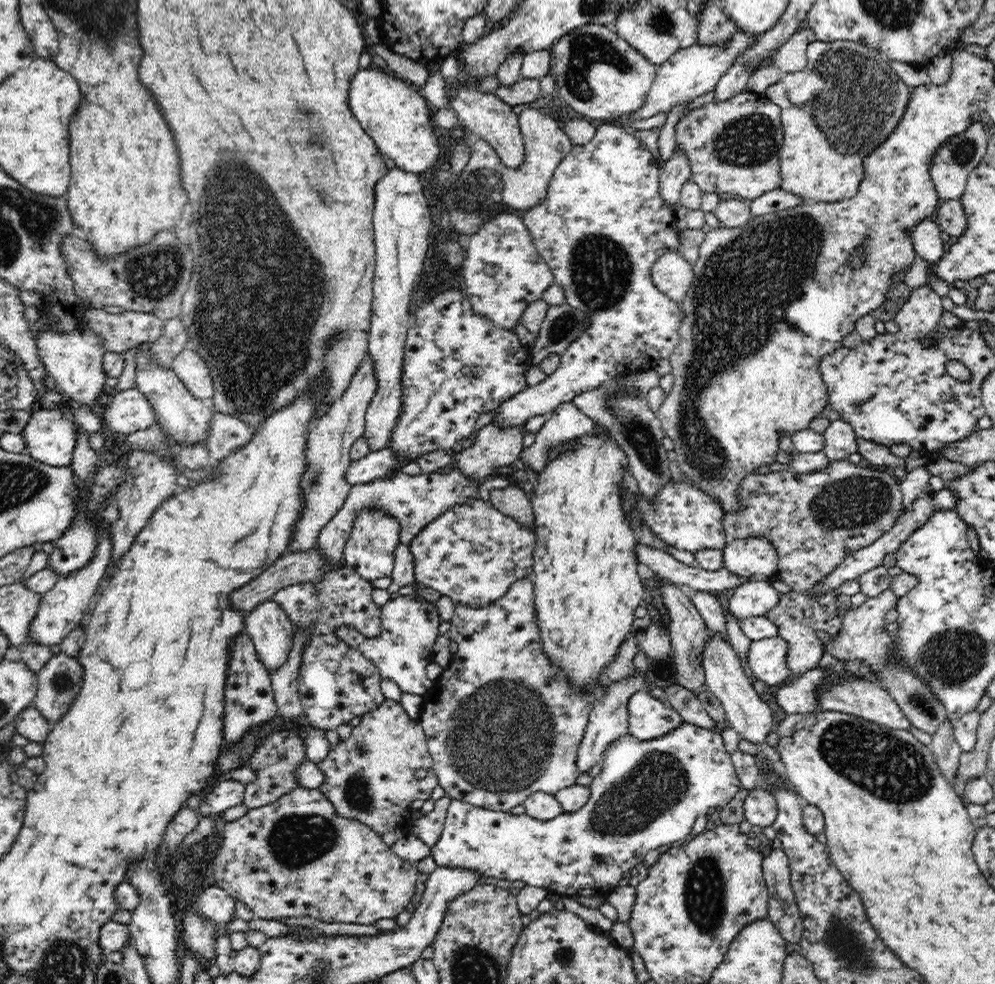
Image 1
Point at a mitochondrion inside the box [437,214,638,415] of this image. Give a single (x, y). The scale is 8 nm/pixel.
(600, 267)

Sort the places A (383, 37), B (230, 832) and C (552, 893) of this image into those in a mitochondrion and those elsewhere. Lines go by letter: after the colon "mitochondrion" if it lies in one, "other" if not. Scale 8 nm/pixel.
A: other
B: other
C: other

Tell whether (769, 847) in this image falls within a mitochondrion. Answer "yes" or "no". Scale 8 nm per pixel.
no

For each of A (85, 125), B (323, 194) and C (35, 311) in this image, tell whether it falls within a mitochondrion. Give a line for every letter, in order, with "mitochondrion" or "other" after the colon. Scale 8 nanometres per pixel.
A: other
B: mitochondrion
C: other

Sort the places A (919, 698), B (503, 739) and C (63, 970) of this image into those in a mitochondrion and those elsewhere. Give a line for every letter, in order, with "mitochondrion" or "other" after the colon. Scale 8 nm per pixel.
A: mitochondrion
B: mitochondrion
C: mitochondrion

